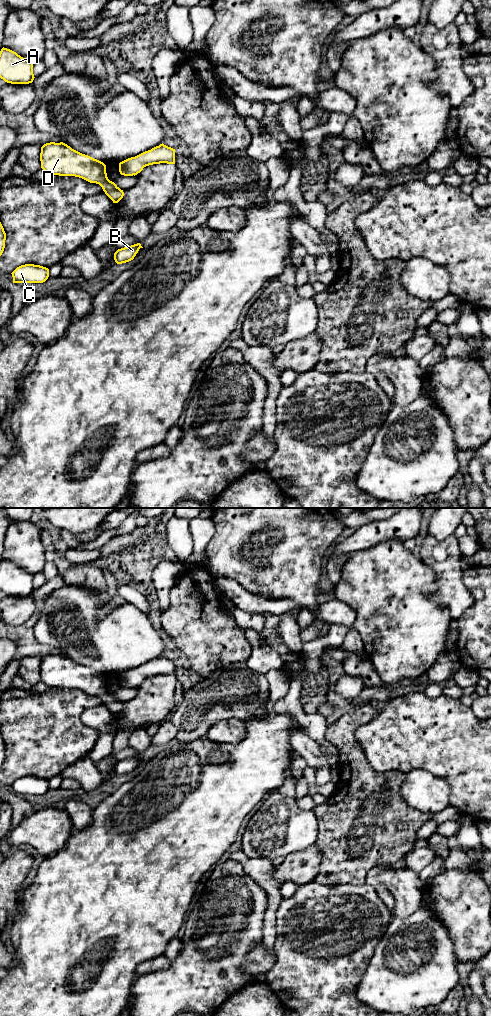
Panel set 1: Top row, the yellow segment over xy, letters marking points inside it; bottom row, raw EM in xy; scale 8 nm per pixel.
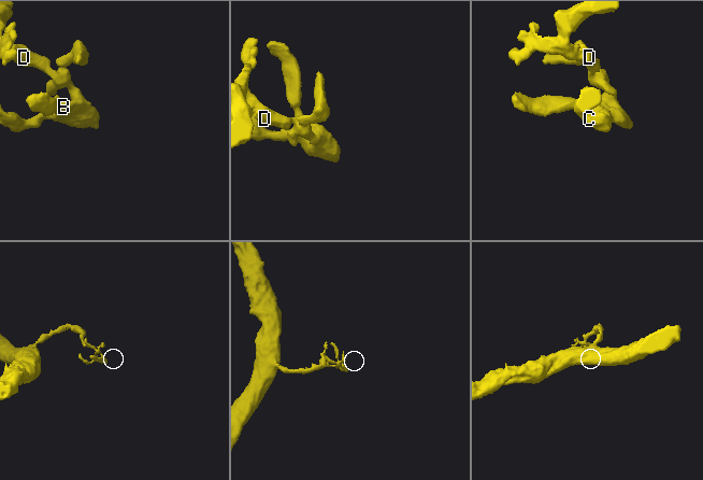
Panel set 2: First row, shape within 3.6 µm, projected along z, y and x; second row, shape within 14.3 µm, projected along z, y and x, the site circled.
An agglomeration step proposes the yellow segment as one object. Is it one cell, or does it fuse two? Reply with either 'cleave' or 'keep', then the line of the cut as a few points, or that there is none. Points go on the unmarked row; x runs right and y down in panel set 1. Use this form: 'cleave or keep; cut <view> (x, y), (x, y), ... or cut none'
keep; cut none

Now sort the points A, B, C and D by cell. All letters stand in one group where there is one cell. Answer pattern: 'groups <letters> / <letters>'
groups A B C D

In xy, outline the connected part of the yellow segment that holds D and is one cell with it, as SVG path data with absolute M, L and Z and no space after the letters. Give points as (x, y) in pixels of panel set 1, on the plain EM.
M63 654L44 656L41 659L40 673L41 680L49 687L75 688L99 696L113 715L118 715L124 708L123 702L108 691L103 674L82 666Z

